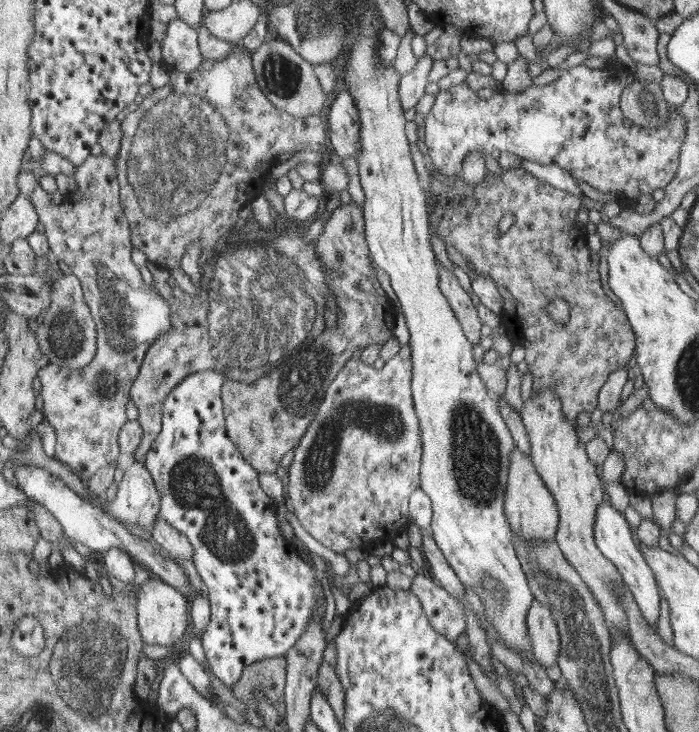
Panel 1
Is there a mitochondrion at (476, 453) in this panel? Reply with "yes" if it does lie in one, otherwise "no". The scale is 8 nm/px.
yes

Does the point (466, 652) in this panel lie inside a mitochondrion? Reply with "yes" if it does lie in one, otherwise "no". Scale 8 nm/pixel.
no

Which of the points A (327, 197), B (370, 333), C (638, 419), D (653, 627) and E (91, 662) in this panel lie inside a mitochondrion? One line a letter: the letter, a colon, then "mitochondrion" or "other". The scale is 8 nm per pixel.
A: other
B: other
C: other
D: other
E: mitochondrion

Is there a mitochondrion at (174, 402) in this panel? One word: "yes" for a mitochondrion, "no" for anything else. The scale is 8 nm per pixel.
no

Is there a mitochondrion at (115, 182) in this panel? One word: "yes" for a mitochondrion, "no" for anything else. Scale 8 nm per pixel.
yes

